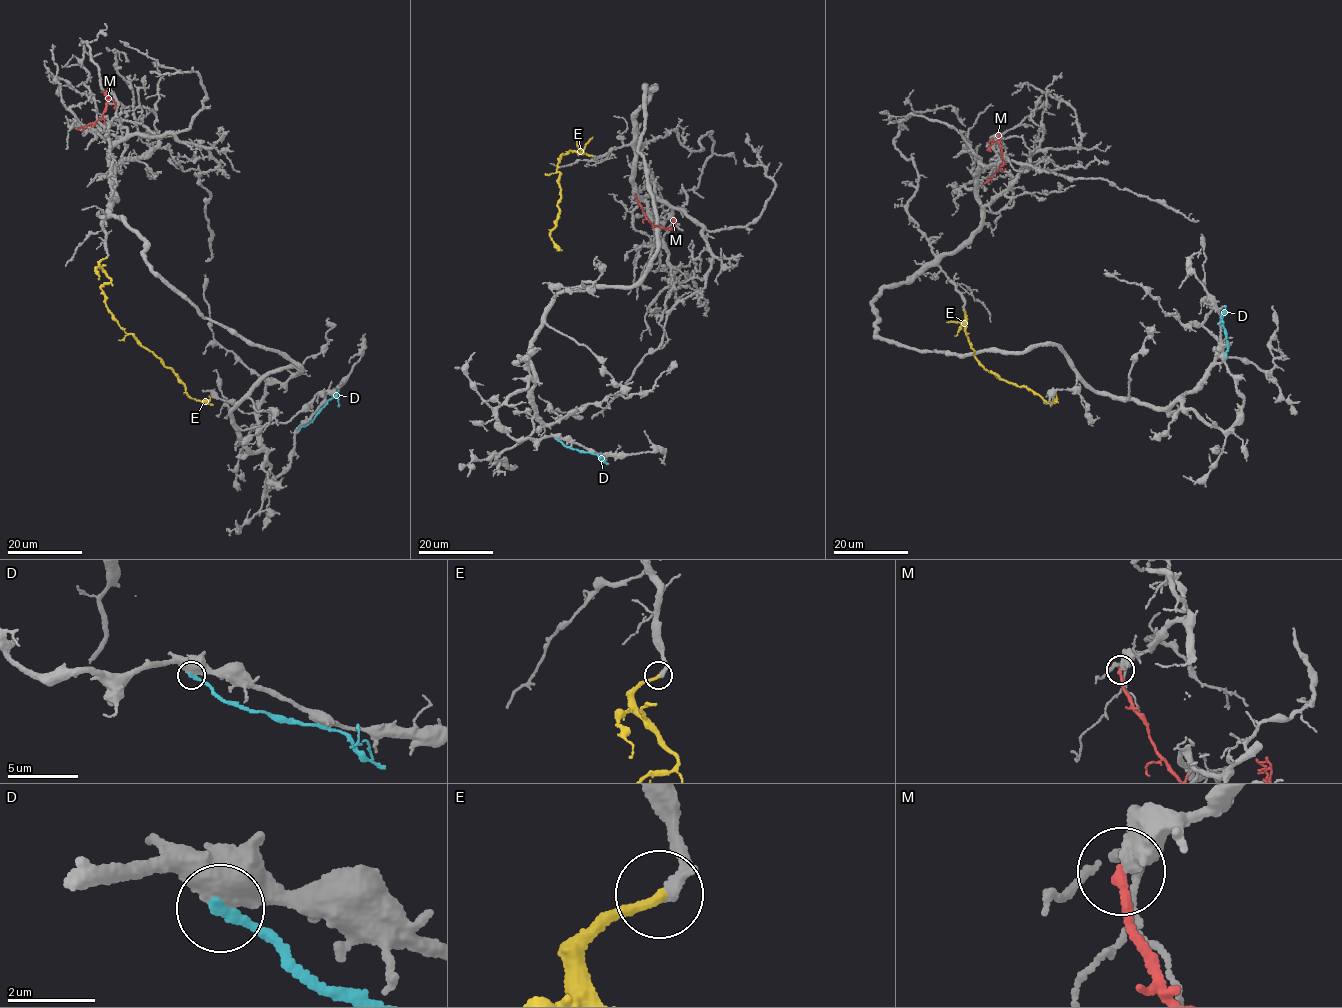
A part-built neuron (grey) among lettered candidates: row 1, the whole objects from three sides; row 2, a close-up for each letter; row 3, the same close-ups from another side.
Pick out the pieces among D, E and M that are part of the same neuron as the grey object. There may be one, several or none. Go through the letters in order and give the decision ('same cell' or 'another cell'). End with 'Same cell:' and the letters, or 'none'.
D: another cell
E: same cell
M: another cell
Same cell: E

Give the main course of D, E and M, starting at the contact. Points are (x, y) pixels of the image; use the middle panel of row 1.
D: (557, 439), (572, 449), (594, 453), (604, 460), (601, 452)
E: (591, 156), (569, 150), (561, 154), (557, 165), (561, 197), (556, 225), (550, 234), (562, 250)
M: (636, 195), (645, 218), (654, 226), (671, 227), (676, 222), (672, 221)

